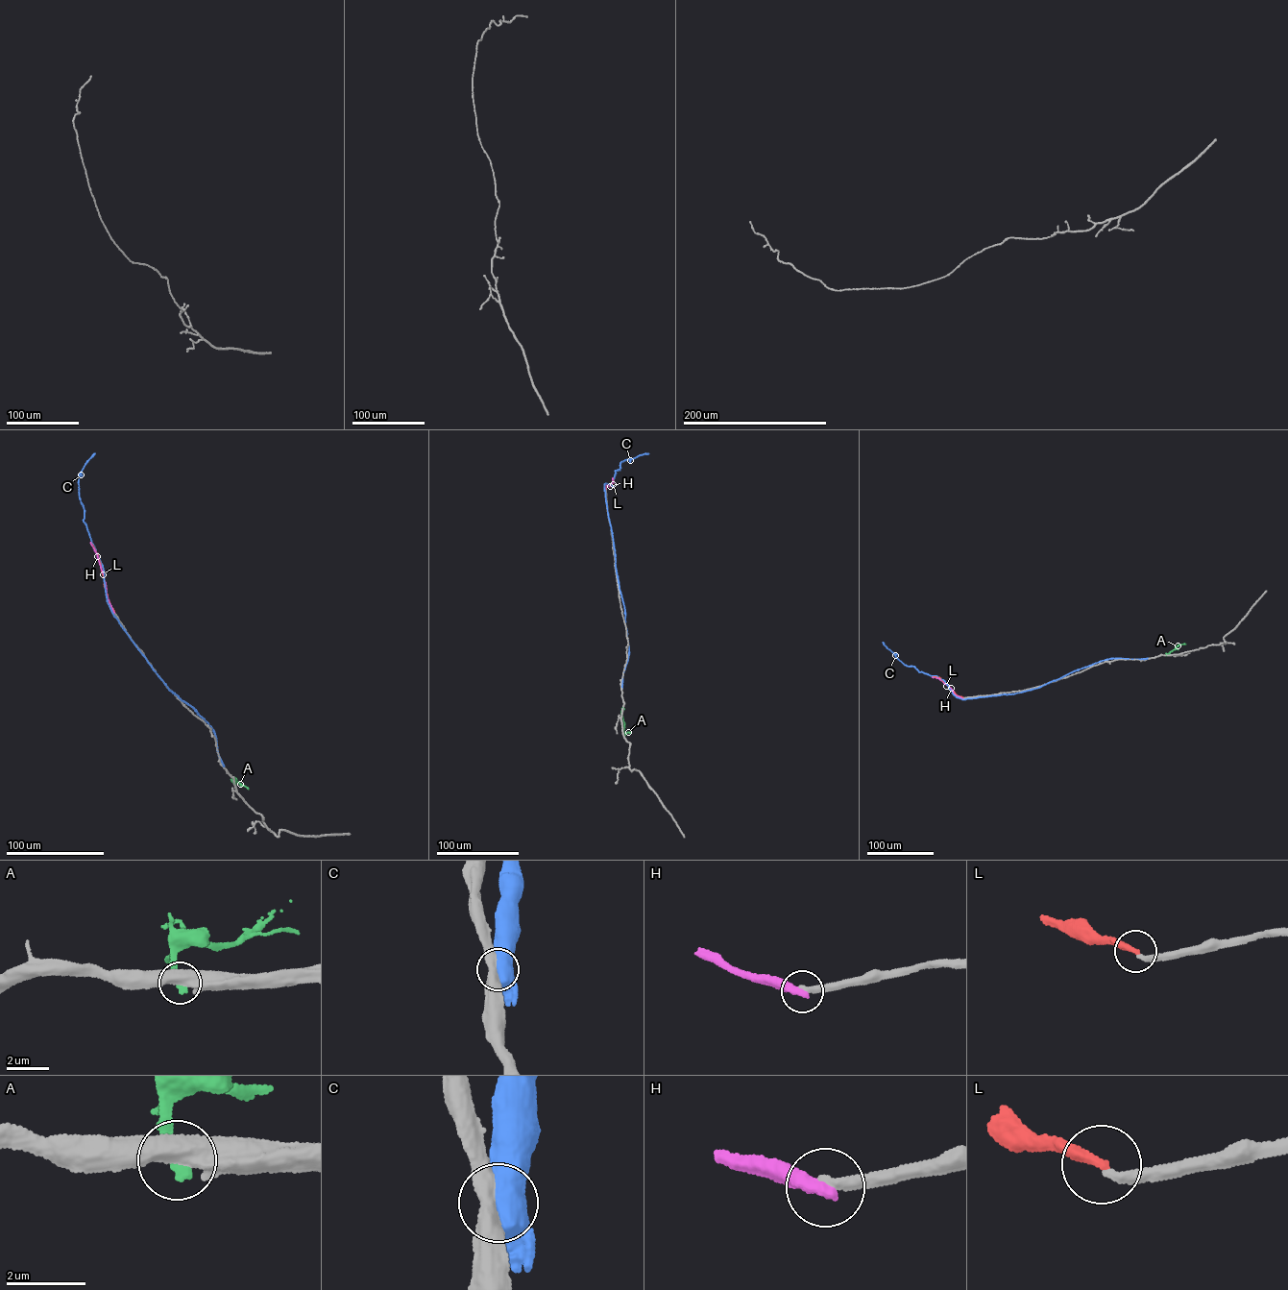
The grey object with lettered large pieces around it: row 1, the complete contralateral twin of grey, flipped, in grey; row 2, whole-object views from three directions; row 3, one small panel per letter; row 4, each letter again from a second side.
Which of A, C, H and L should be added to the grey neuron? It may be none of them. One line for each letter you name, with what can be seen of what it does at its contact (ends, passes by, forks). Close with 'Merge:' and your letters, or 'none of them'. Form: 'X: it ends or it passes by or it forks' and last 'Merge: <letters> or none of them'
L: it ends
Merge: L

